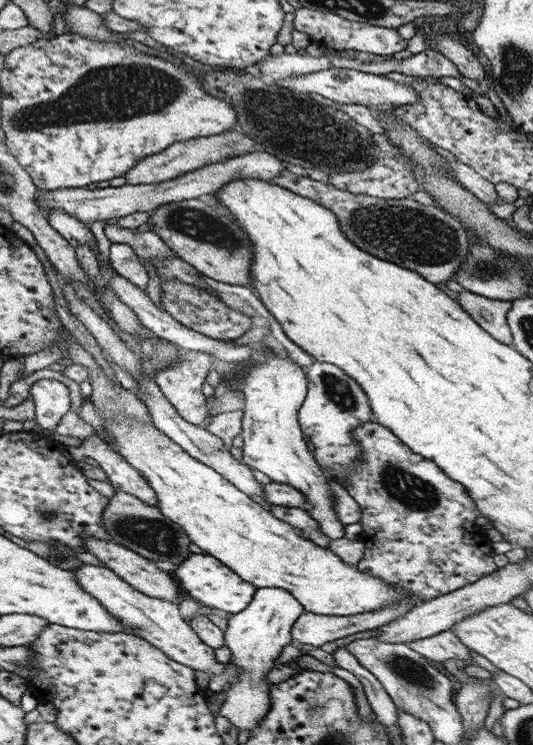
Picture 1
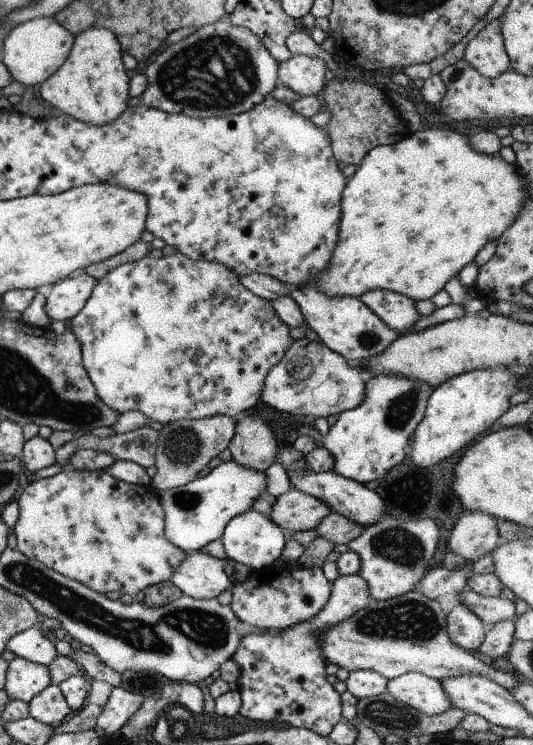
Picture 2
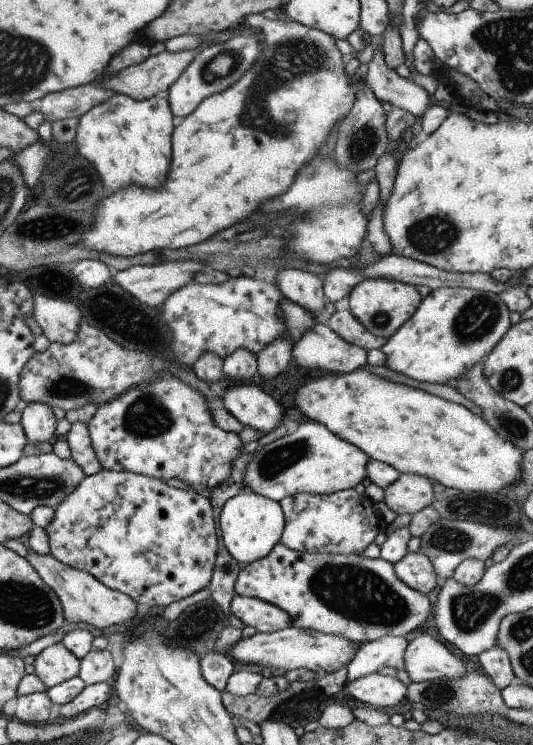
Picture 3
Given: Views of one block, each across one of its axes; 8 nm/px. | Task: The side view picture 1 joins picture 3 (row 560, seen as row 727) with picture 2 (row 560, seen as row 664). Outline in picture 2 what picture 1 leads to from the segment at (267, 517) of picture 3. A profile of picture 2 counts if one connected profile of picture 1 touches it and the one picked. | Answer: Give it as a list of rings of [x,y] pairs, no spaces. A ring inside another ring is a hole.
[[[249,510],[231,518],[221,533],[220,539],[226,559],[233,559],[234,562],[241,562],[245,566],[250,566],[256,573],[272,567],[277,562],[287,536],[286,532],[271,522],[269,517],[260,512]]]

